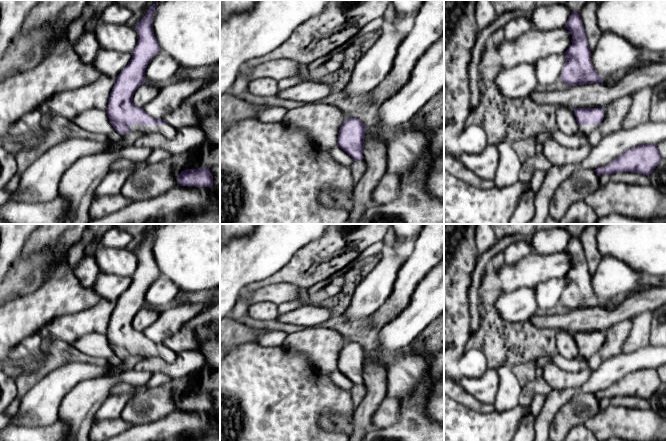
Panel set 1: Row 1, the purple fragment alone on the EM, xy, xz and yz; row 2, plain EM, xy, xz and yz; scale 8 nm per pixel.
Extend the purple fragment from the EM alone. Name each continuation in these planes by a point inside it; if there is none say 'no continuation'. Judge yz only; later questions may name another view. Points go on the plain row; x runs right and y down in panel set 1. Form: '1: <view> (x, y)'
1: yz (584, 353)

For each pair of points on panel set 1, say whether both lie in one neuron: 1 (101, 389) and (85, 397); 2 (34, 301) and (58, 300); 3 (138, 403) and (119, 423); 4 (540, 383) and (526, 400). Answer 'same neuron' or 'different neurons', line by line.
1: same neuron
2: same neuron
3: different neurons
4: same neuron

